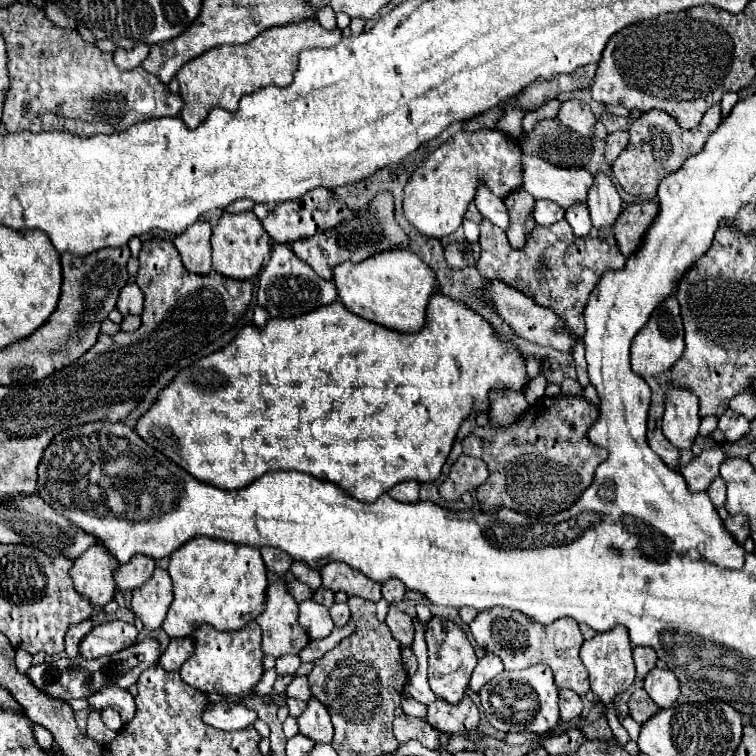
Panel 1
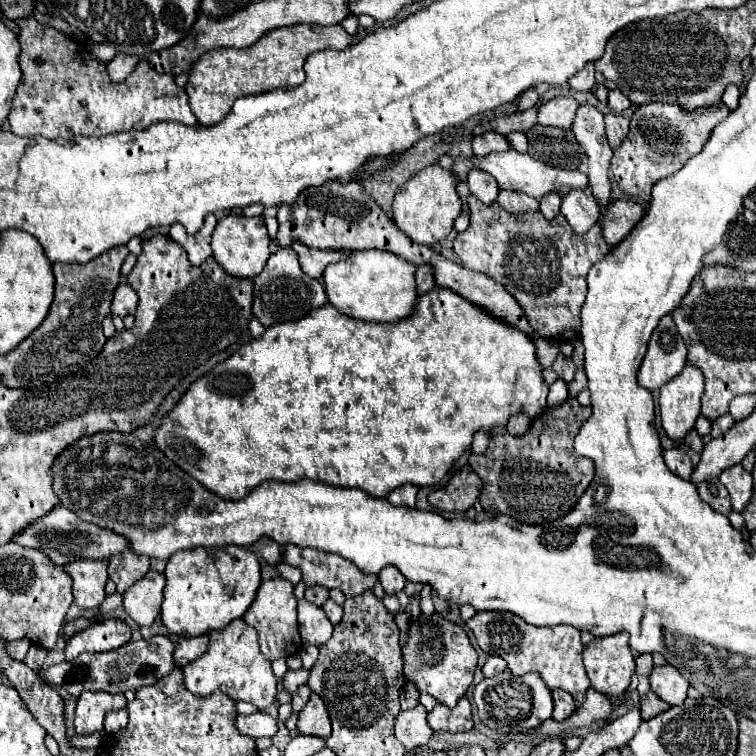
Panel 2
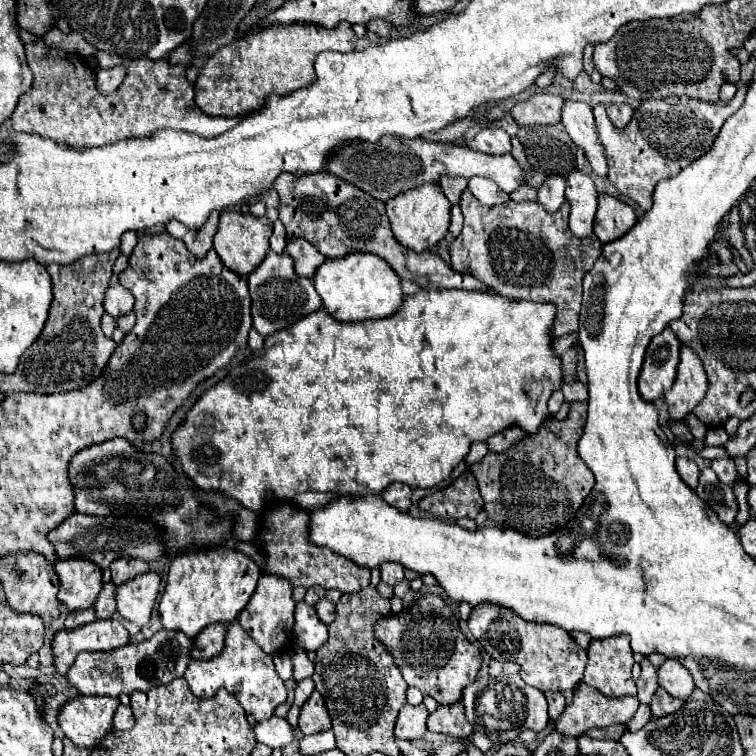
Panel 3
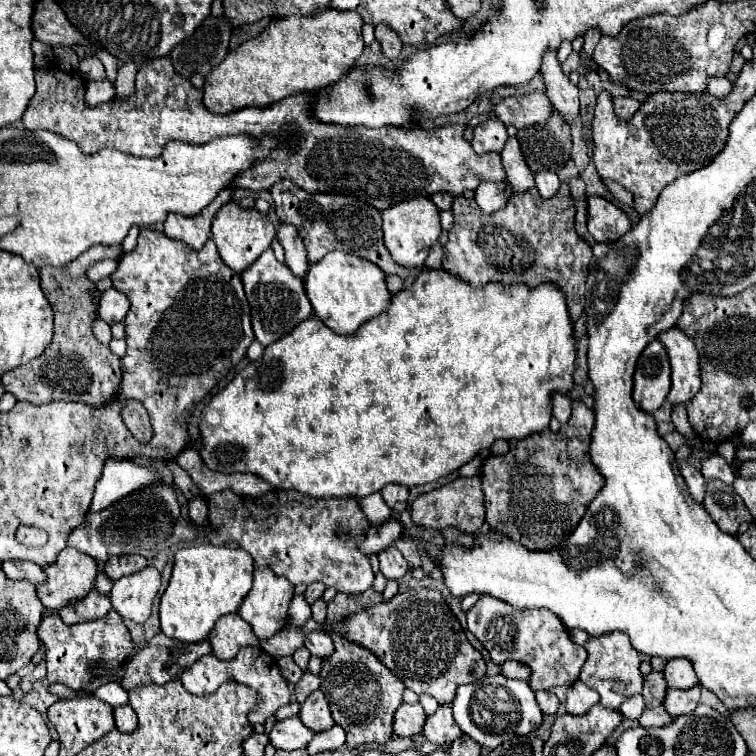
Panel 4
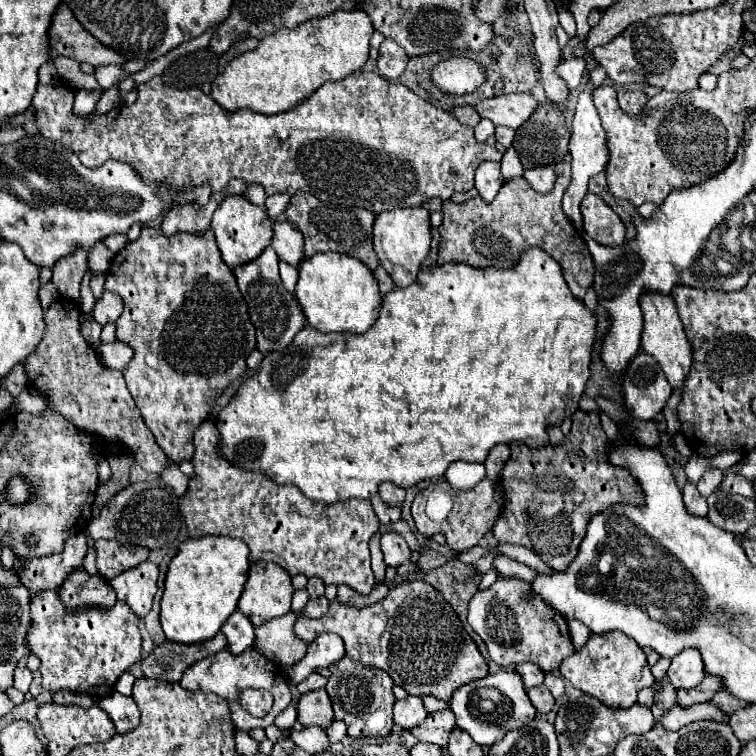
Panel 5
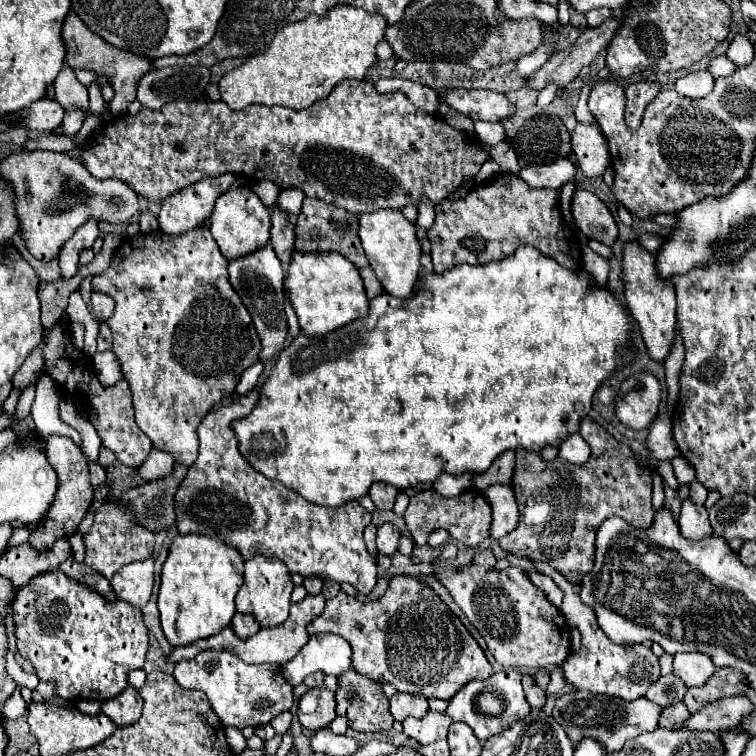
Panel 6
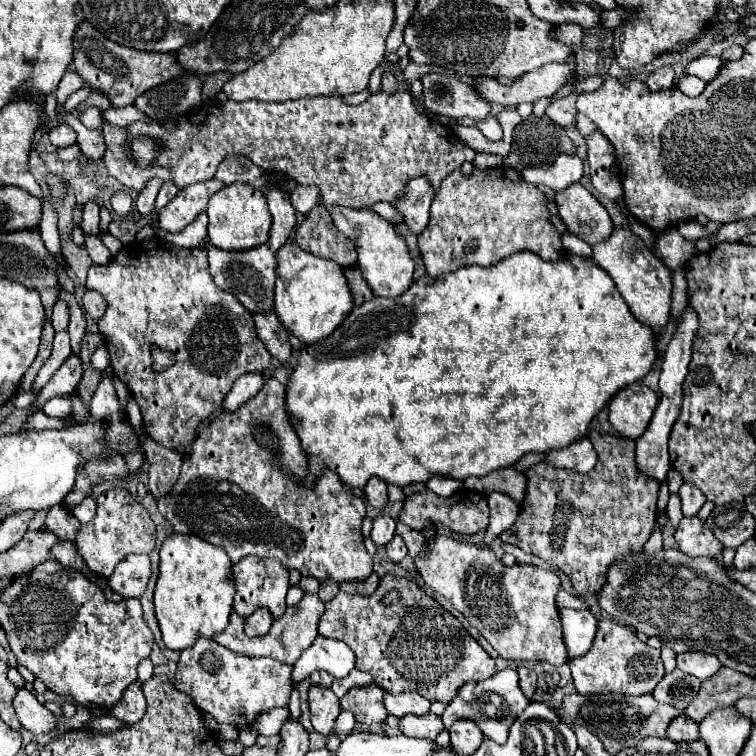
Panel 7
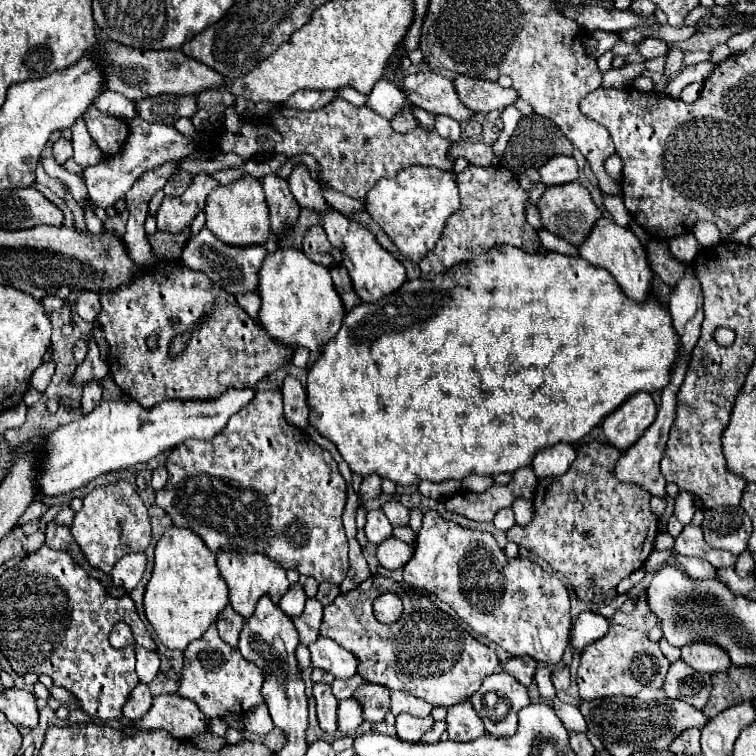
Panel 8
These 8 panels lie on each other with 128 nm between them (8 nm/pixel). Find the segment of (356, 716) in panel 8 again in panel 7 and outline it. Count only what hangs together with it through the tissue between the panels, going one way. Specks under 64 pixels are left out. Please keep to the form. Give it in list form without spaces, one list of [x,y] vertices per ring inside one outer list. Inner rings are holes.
[[[342,710],[340,716],[338,716],[338,720],[336,720],[336,724],[334,724],[334,732],[336,732],[338,736],[346,736],[346,734],[352,732],[354,724],[356,724],[356,720],[354,720],[352,712],[344,712],[344,710]]]

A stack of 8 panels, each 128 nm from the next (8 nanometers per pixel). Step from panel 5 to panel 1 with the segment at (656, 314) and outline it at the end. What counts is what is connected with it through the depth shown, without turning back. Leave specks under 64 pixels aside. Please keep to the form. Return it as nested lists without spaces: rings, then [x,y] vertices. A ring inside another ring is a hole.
[[[670,388],[666,394],[666,410],[662,416],[664,436],[678,448],[688,450],[698,436],[700,416],[698,400],[690,390]]]

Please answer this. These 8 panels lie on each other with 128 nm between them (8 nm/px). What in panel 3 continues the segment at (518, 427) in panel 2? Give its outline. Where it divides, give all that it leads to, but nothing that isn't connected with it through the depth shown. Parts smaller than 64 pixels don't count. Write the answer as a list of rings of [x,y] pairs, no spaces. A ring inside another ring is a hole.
[[[512,426],[512,428],[507,428],[503,432],[491,436],[486,444],[492,452],[506,452],[512,444],[520,442],[522,438],[524,438],[524,432],[516,426]]]

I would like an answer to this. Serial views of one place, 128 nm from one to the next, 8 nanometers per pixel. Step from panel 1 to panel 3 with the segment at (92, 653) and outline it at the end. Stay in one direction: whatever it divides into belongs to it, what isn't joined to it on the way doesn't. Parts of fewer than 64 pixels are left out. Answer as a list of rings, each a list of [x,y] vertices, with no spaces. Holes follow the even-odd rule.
[[[96,620],[76,630],[62,630],[54,636],[54,666],[58,674],[66,674],[74,658],[82,650],[114,650],[128,644],[128,630],[118,620]]]

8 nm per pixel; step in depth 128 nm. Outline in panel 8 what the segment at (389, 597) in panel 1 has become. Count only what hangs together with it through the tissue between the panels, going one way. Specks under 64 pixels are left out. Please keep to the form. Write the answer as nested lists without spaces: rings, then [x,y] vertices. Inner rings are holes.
[[[372,510],[372,512],[368,512],[364,532],[366,532],[368,542],[380,544],[380,542],[384,542],[386,538],[392,536],[392,524],[388,522],[388,518],[384,516],[382,510]]]

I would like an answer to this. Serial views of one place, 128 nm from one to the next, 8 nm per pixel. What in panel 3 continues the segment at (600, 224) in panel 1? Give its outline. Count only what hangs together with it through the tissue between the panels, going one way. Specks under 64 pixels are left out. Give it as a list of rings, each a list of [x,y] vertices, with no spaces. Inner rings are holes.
[[[566,100],[562,108],[562,124],[566,126],[570,138],[574,144],[584,150],[592,172],[600,178],[606,176],[608,164],[606,164],[606,152],[604,146],[600,144],[600,138],[596,136],[596,122],[592,114],[592,106],[584,102],[572,102]]]

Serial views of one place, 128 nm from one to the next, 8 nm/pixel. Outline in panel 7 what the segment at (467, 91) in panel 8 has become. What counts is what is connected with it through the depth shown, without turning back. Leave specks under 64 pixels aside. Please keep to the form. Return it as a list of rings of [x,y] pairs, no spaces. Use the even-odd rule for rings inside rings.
[[[572,54],[572,60],[568,60],[568,64],[544,64],[536,72],[524,74],[510,86],[500,84],[496,78],[478,78],[478,84],[474,88],[492,104],[518,106],[522,102],[534,102],[544,96],[550,98],[568,82],[574,72],[576,54]]]

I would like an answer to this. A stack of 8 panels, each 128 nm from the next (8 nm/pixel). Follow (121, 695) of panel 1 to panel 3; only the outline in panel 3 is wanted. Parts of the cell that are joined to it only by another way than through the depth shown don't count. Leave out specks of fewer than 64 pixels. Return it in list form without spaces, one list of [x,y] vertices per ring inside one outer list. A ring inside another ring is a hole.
[[[76,696],[62,706],[58,722],[76,746],[96,746],[112,730],[112,718],[120,706],[118,698]]]

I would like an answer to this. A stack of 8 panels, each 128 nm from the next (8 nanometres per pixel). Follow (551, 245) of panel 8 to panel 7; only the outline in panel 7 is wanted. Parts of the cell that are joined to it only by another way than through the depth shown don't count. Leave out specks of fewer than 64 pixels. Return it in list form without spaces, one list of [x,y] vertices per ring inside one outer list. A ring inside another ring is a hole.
[[[562,234],[562,244],[570,254],[576,254],[576,256],[588,258],[592,254],[592,246],[588,242],[576,238],[574,234]]]

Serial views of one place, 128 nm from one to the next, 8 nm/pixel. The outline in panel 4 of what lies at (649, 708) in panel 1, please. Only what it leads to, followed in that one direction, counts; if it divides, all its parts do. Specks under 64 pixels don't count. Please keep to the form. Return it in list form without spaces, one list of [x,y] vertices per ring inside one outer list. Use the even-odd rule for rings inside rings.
[[[700,684],[690,688],[690,690],[668,690],[664,698],[664,710],[670,716],[680,716],[680,714],[690,714],[700,700]]]

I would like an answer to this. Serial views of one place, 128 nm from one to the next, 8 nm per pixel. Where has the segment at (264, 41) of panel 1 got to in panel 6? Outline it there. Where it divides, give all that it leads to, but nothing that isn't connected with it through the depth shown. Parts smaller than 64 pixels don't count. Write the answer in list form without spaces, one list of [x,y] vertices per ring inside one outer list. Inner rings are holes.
[[[334,6],[328,14],[310,14],[302,22],[280,28],[268,50],[248,58],[242,66],[226,72],[218,84],[222,102],[232,110],[250,104],[286,106],[302,110],[326,98],[344,78],[364,78],[376,62],[374,46],[384,38],[386,20],[362,8]]]

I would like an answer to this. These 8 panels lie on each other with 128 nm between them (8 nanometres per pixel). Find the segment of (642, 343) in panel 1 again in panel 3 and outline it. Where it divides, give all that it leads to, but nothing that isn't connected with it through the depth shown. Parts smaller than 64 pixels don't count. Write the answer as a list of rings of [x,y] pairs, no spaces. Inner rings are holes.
[[[670,328],[652,338],[638,378],[638,390],[644,400],[654,402],[674,384],[680,362],[680,348],[682,344]]]

